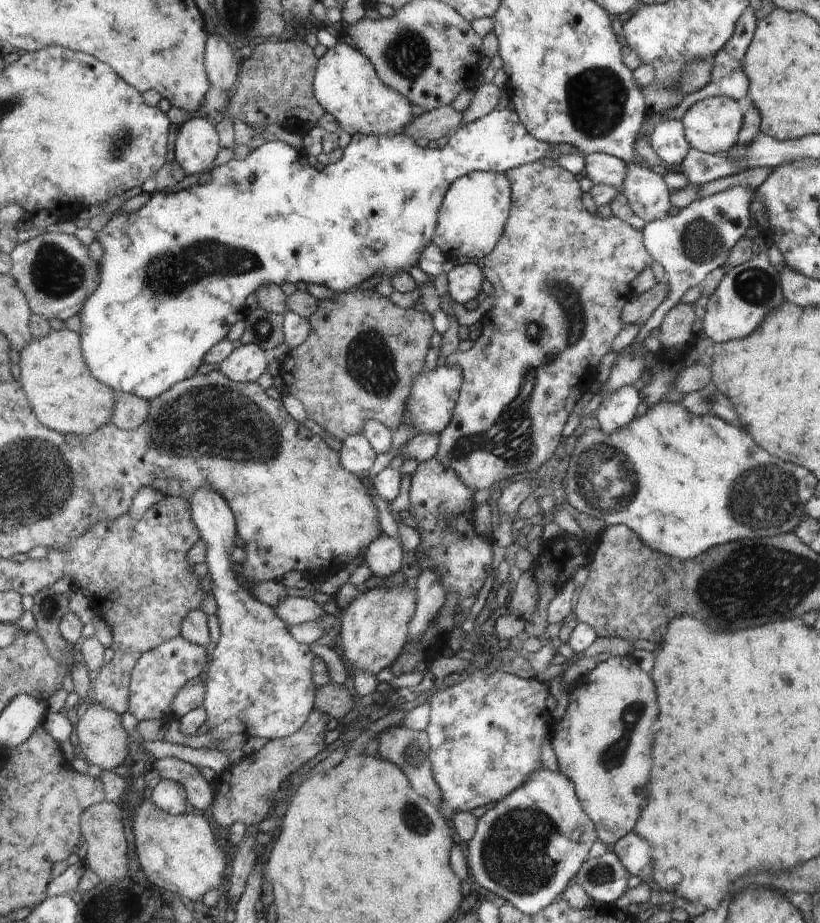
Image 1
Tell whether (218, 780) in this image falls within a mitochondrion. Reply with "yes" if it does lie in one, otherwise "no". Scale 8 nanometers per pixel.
no

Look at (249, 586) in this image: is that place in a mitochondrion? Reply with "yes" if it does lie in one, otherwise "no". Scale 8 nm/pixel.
no

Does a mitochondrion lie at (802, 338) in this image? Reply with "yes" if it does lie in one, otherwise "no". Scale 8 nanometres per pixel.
no

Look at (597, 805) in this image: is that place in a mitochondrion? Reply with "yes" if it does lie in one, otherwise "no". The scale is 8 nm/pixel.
no

